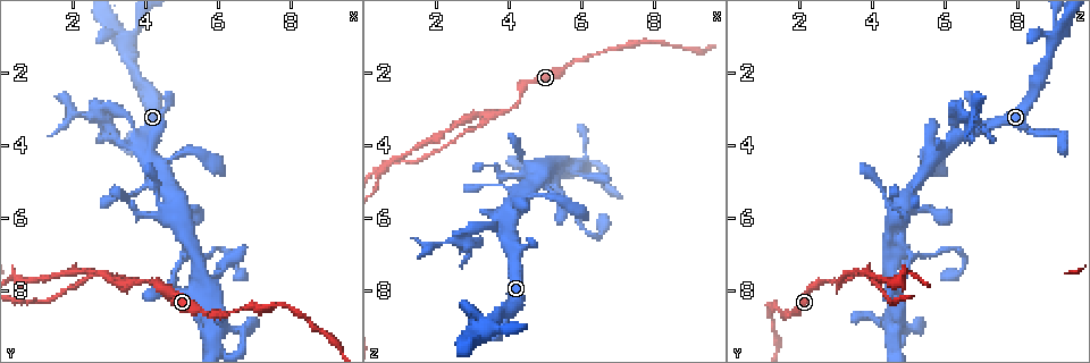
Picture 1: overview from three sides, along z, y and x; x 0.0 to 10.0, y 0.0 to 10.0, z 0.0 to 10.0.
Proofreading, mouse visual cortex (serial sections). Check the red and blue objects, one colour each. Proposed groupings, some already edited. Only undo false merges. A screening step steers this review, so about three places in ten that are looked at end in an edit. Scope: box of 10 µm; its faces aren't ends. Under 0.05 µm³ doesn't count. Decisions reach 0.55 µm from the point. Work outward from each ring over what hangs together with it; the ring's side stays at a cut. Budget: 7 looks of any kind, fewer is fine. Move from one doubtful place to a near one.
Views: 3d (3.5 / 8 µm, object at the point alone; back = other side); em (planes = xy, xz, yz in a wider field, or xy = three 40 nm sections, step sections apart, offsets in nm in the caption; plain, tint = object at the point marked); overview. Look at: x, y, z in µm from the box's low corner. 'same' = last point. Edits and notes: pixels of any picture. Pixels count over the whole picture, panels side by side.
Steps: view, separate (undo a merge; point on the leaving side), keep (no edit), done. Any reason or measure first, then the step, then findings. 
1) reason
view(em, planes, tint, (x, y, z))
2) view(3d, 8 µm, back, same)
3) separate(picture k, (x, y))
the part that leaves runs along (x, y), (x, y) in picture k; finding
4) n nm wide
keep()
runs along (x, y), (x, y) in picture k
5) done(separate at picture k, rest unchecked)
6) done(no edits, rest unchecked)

three arms meet
view(3d, 8 µm, (5.30, 6.95, 4.50))

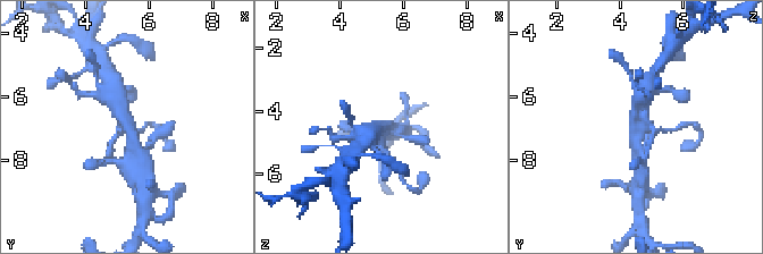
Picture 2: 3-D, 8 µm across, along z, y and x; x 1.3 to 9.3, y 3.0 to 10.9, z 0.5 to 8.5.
view(em, xy, step 3, tint, same)

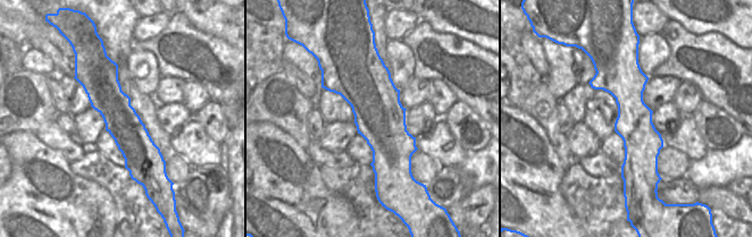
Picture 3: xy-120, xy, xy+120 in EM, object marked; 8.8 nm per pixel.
arms of 150, 250, 400 nm
keep()
runs along (620, 61), (634, 116), (634, 177) in picture 3; all the same cell

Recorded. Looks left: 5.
three-way junction
view(3d, 3.5 µm, (3.45, 1.10, 8.95))

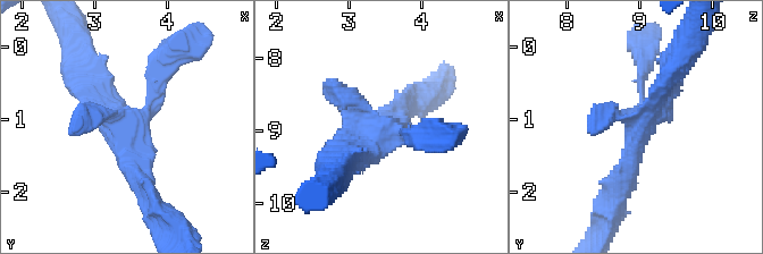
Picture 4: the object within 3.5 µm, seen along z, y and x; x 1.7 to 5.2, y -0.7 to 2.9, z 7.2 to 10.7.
view(em, xy, step 1, tint, (3.55, 1.10, 9.00))

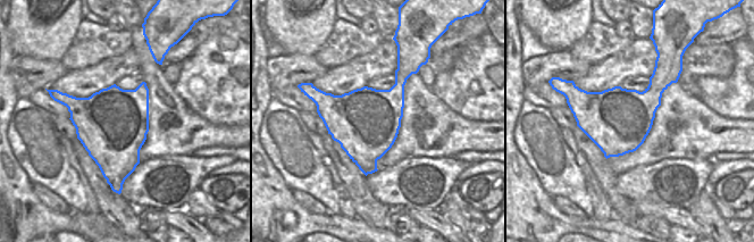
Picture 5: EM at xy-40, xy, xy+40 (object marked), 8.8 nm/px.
keep()
runs along (147, 192), (132, 125), (91, 73) in picture 4; continuous, no second cell

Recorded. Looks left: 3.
view(3d, 3.5 µm, (2.65, 3.15, 6.50))

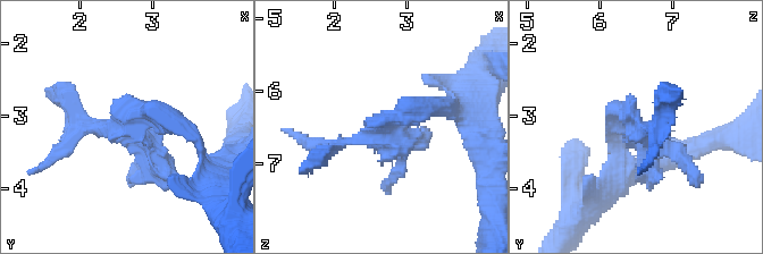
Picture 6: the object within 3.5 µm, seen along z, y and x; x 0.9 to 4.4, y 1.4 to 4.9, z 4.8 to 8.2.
view(em, xy, step 2, tint, (2.65, 3.10, 6.50))

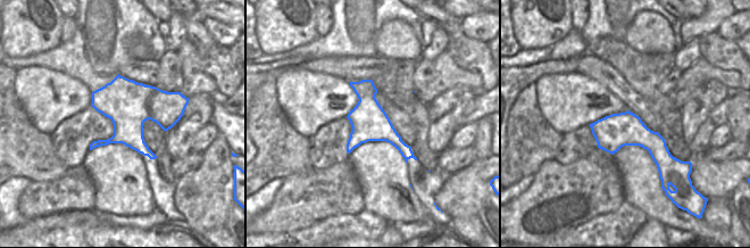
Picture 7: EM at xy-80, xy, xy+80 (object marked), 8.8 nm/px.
320 nm wide
keep()
runs along (615, 126), (623, 112), (653, 140), (650, 178) in picture 6; one cell here

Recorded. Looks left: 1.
done(no edits, rest unchecked)

